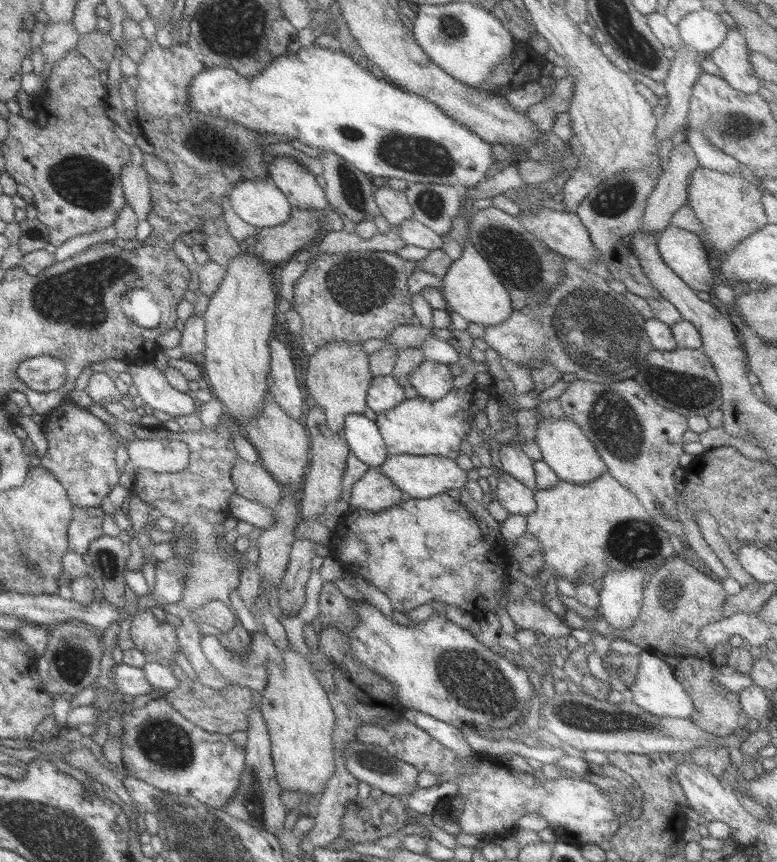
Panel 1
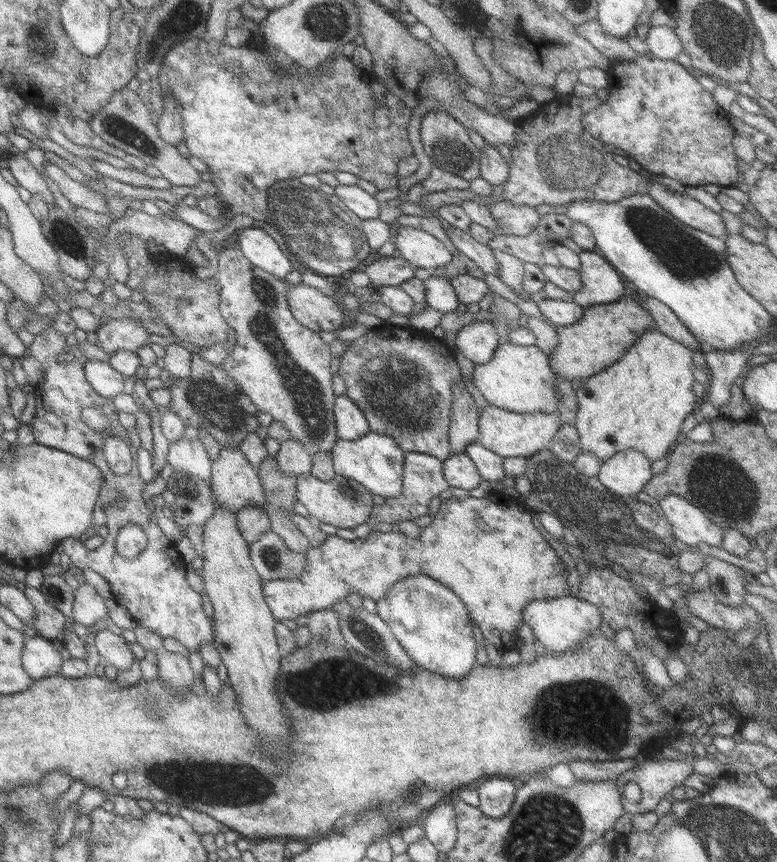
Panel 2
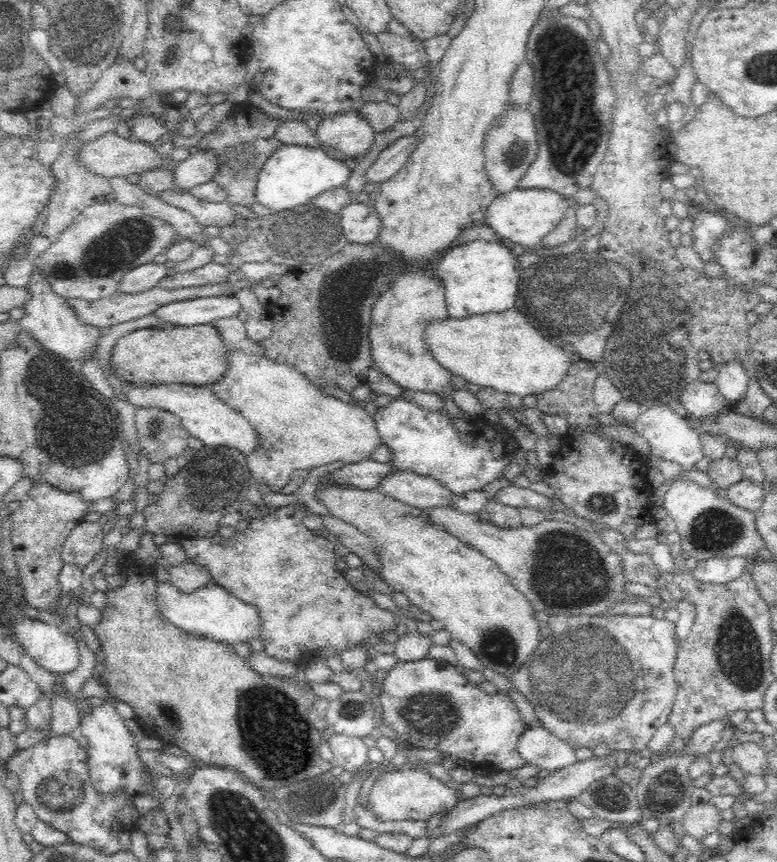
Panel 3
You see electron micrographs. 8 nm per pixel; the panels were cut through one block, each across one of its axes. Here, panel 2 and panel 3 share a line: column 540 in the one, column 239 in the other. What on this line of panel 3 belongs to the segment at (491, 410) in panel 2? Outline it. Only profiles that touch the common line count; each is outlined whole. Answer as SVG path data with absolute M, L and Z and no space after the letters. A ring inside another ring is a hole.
M121 380L120 388L124 400L136 409L158 408L177 416L189 435L202 440L206 447L230 447L249 454L258 444L257 430L248 419L228 406L209 386L178 383L132 384L127 380Z

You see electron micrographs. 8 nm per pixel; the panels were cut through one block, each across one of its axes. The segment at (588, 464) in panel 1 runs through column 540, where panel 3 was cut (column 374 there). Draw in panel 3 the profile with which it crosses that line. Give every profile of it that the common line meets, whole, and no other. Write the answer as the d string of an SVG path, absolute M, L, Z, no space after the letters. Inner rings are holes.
M231 349L227 354L227 360L229 367L224 378L209 387L228 406L244 415L257 430L258 444L247 456L248 471L256 484L268 483L273 490L278 491L288 484L296 470L310 470L333 462L353 465L372 461L372 454L383 444L373 419L373 411L322 394L319 387L300 375L296 369L276 363L271 358L260 358Z

